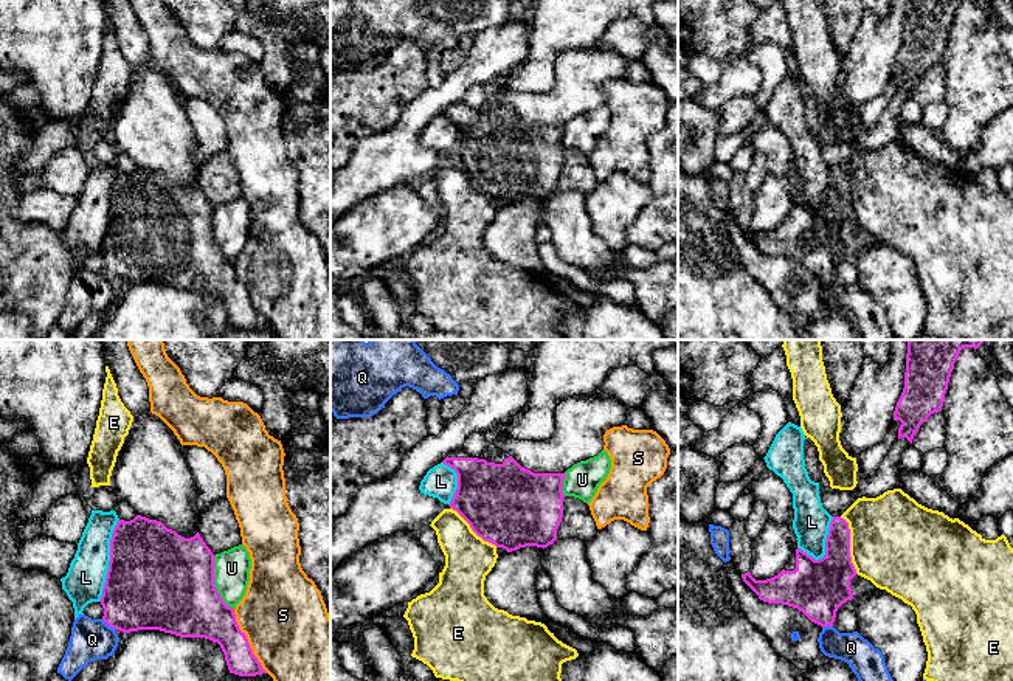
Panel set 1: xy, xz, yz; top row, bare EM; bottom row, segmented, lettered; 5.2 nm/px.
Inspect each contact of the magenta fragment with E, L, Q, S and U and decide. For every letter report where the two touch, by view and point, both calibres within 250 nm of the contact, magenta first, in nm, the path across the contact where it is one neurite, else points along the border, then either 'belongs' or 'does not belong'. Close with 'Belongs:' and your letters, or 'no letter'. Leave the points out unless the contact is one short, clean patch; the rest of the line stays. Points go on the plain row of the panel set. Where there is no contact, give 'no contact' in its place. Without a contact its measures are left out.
E: contact yz (849, 197); calibres 280 and 480 nm; does not belong
L: contact xy (110, 213); calibres 500 and 200 nm; does not belong
Q: contact xy (109, 278); calibres 400 and 220 nm; does not belong
S: contact xy (247, 293); calibres 220 and 440 nm; does not belong
U: contact xy (213, 236); calibres 500 and 190 nm; does not belong
Belongs: no letter

